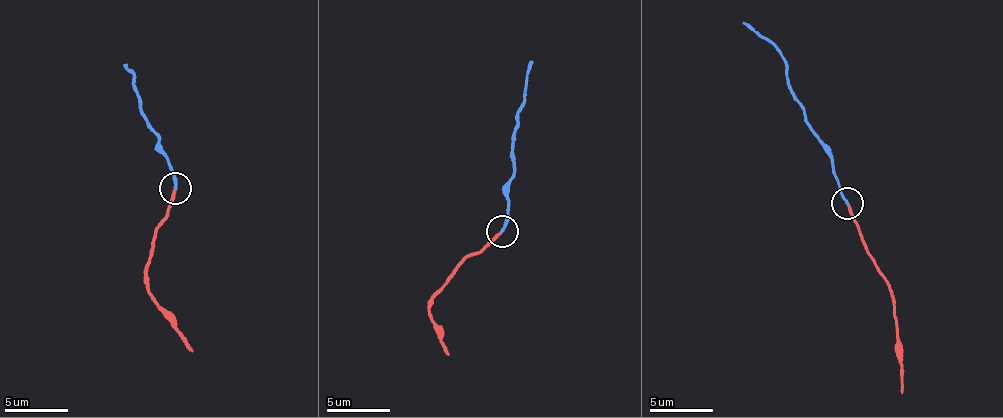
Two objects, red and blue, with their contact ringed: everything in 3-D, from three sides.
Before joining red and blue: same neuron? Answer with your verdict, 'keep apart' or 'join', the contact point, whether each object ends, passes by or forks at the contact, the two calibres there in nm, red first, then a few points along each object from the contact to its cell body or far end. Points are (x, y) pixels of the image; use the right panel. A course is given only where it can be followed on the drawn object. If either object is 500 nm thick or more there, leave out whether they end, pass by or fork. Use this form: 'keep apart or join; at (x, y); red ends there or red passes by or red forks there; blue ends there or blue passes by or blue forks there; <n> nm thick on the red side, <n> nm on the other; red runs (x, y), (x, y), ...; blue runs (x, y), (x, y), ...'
join; at (847, 203); red ends there; blue ends there; 220 nm thick on the red side, 220 nm on the other; red runs (848, 204), (863, 247), (890, 287), (903, 393); blue runs (848, 204), (834, 159), (792, 90), (784, 56), (743, 23)

